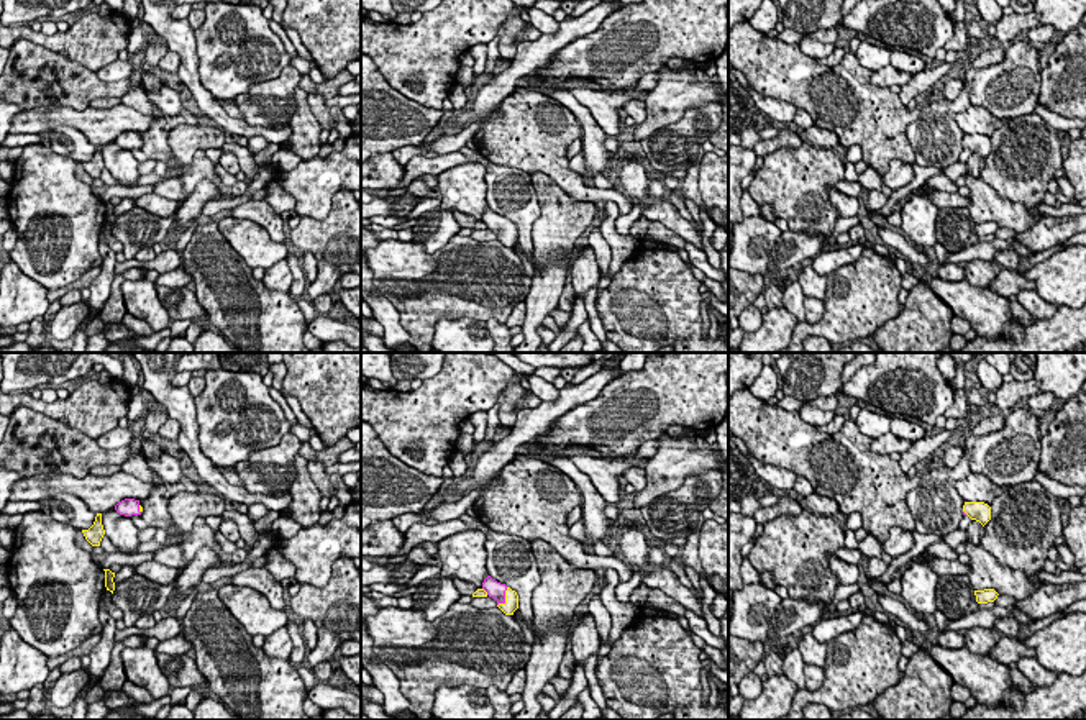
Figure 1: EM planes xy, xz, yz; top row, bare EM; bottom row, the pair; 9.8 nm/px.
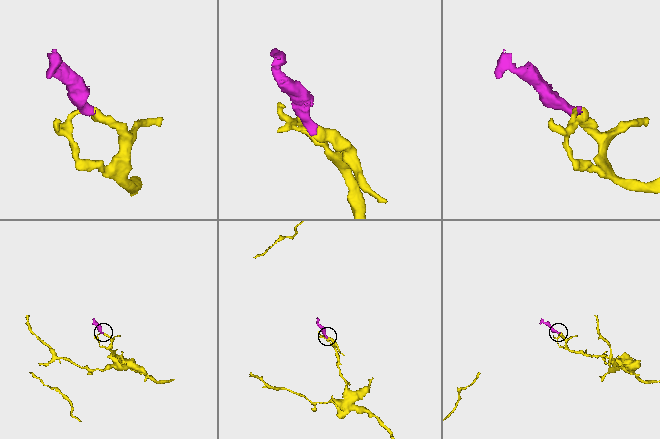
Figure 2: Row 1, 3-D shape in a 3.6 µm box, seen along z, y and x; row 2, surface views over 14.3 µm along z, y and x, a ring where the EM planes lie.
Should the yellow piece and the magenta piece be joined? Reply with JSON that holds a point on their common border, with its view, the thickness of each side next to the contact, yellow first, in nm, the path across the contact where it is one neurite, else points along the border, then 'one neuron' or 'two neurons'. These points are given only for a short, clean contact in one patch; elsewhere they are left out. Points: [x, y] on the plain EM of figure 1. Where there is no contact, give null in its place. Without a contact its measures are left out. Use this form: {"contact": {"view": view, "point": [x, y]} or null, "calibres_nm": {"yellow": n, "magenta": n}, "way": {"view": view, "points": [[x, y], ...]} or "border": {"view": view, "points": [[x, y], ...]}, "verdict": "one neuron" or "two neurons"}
{"contact": {"view": "xz", "point": [506, 230]}, "calibres_nm": {"yellow": 140, "magenta": 170}, "way": {"view": "xz", "points": [[511, 238], [506, 230], [494, 222]]}, "verdict": "one neuron"}

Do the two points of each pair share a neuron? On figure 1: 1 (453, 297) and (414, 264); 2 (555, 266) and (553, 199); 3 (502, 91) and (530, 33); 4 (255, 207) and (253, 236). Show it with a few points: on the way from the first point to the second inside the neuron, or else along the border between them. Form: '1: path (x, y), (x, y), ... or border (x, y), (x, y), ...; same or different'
1: path (445, 287), (437, 279), (428, 279), (424, 274); same
2: path (555, 250), (555, 215); same
3: border (542, 35), (519, 43); different
4: border (230, 215), (258, 222), (276, 241), (282, 243); different

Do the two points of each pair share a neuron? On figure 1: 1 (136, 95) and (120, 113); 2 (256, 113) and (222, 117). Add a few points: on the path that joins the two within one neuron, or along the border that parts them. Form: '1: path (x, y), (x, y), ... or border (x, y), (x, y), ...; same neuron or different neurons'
1: border (122, 102), (145, 113), (159, 110); different neurons
2: border (243, 118), (251, 125), (281, 128); different neurons

